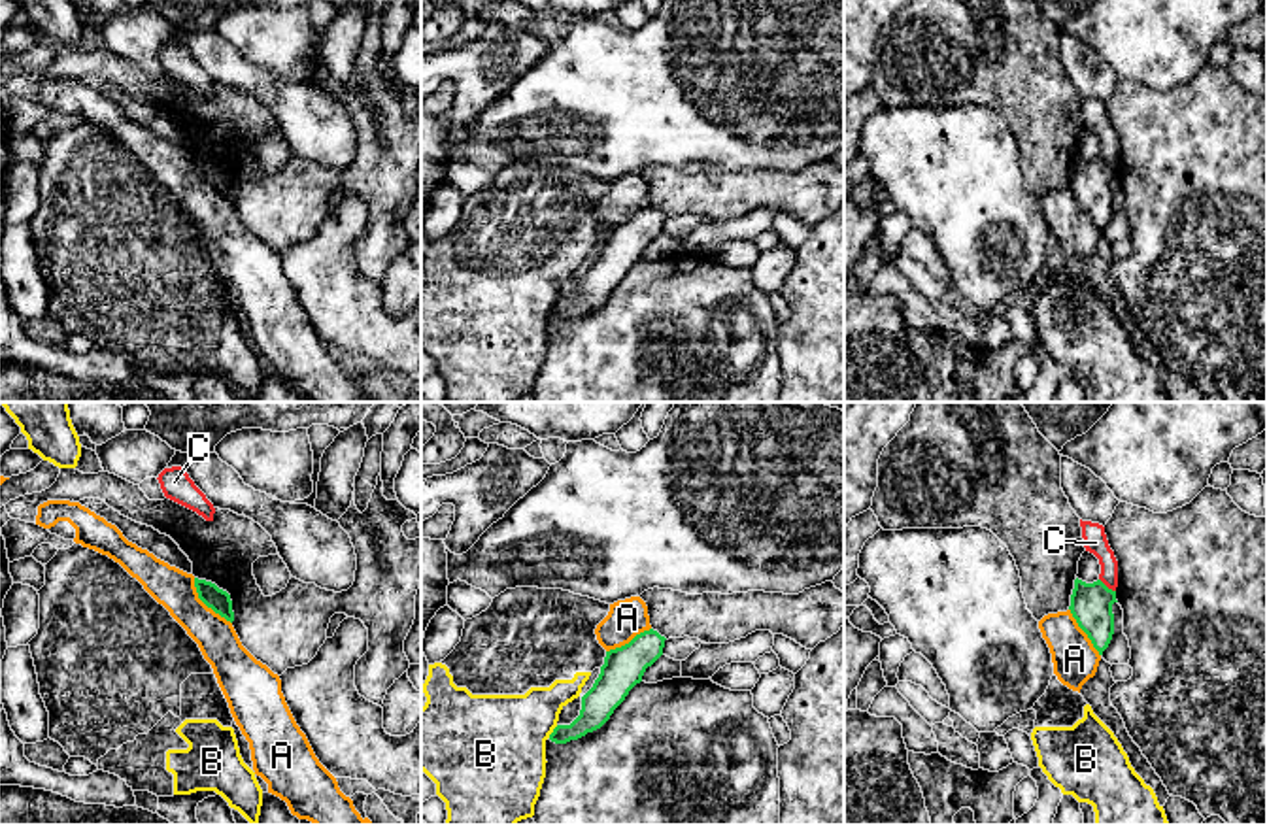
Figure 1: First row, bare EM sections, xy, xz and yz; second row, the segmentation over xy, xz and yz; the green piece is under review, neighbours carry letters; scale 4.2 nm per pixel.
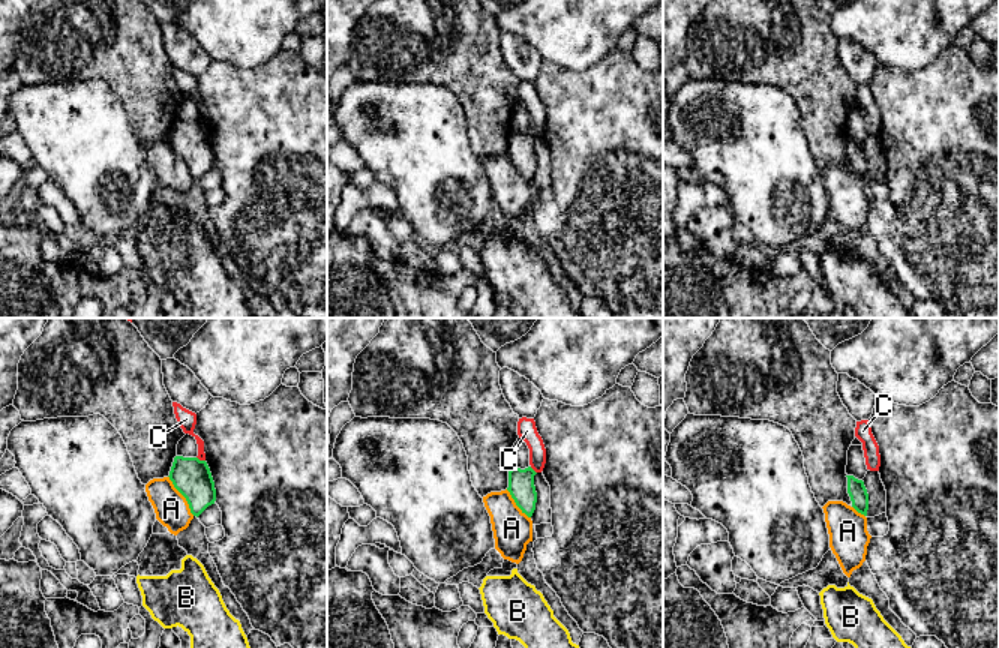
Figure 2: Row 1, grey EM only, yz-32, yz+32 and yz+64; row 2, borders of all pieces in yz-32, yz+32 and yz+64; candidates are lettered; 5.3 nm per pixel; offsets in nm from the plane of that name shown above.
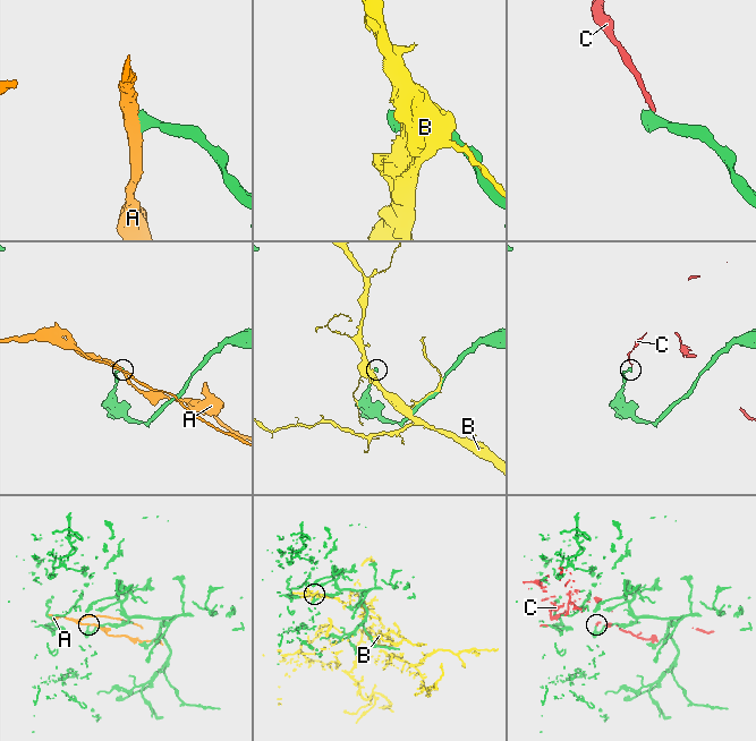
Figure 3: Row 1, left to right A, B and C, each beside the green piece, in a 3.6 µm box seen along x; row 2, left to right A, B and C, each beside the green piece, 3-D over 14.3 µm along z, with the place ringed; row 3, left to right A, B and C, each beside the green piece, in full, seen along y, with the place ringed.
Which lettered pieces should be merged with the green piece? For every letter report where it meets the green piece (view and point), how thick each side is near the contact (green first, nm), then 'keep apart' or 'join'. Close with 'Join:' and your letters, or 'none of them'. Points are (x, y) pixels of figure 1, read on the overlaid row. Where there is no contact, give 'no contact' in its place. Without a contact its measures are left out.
A: xy (206, 605) | 100/170 nm | keep apart
B: xz (554, 731) | 140/420 nm | keep apart
C: yz (1105, 586) | 180/100 nm | keep apart
Join: none of them

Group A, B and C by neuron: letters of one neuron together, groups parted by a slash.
A / B / C

